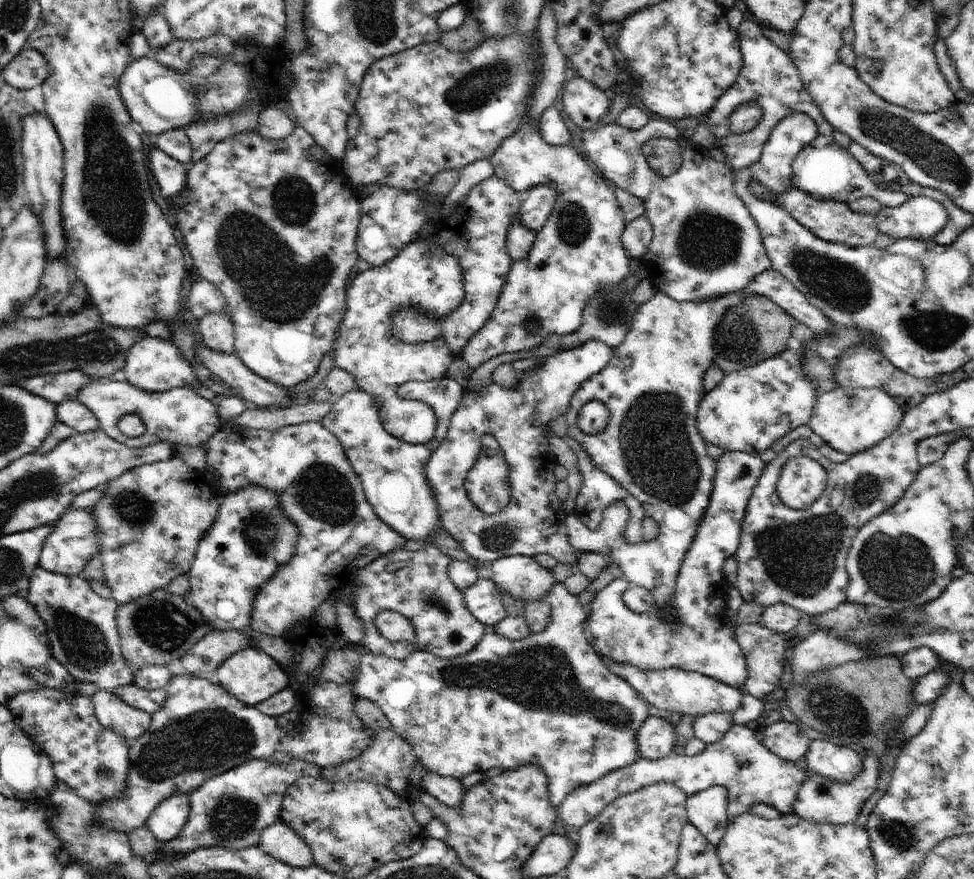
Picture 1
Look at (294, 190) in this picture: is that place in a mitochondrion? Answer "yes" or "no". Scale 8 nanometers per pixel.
yes

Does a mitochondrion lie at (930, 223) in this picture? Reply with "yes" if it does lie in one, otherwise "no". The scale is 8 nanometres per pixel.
no

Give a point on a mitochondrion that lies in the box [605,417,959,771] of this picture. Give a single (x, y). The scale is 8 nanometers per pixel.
(799, 556)

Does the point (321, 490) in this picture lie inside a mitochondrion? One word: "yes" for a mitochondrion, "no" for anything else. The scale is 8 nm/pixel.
yes

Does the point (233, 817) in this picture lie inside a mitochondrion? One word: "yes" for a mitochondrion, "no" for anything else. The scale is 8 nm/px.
yes

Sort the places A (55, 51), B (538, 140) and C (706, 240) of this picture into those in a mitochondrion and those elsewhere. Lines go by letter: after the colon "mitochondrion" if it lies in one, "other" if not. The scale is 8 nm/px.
A: other
B: other
C: mitochondrion

